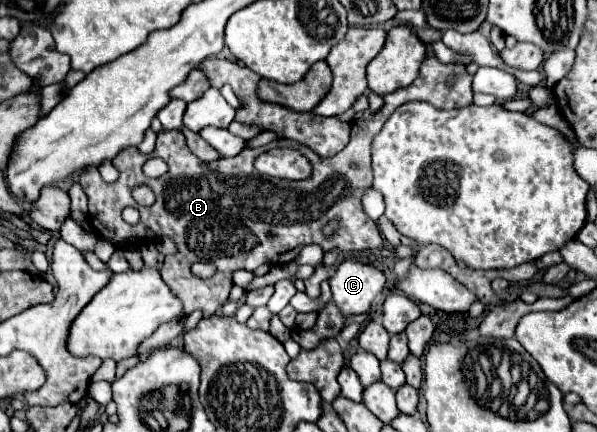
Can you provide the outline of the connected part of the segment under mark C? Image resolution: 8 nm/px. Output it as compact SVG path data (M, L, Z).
M345 260L329 278L333 302L343 316L363 314L371 308L373 298L385 286L385 274L375 266L357 260Z

